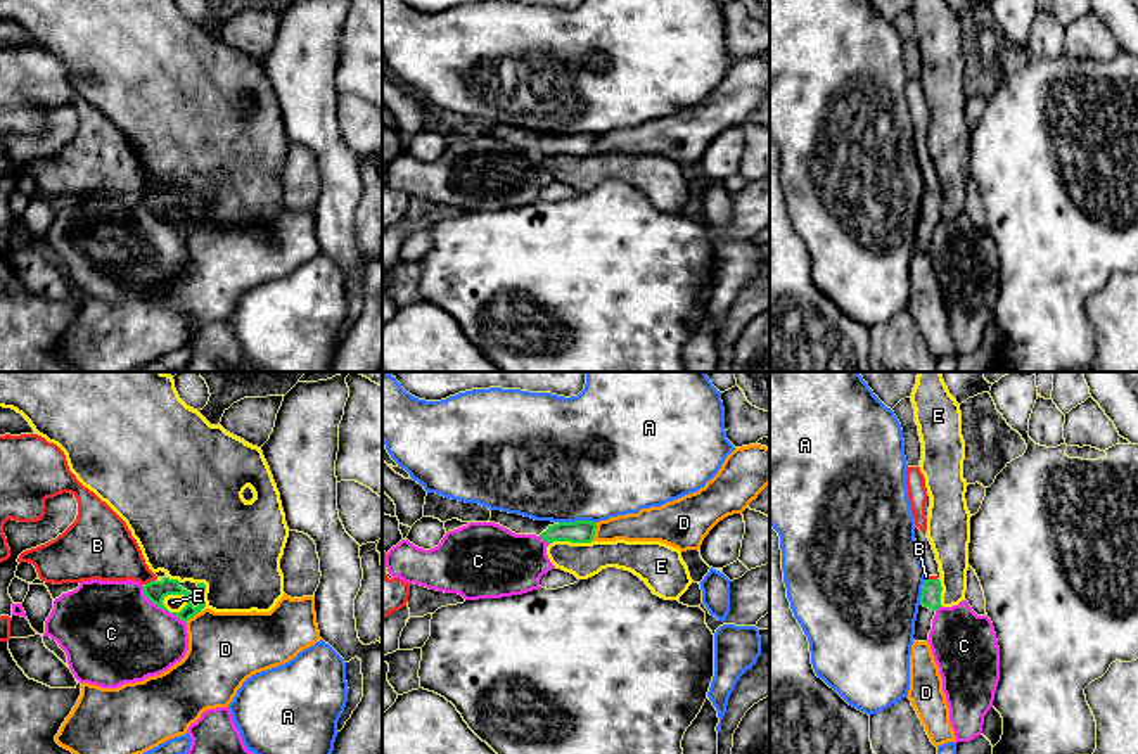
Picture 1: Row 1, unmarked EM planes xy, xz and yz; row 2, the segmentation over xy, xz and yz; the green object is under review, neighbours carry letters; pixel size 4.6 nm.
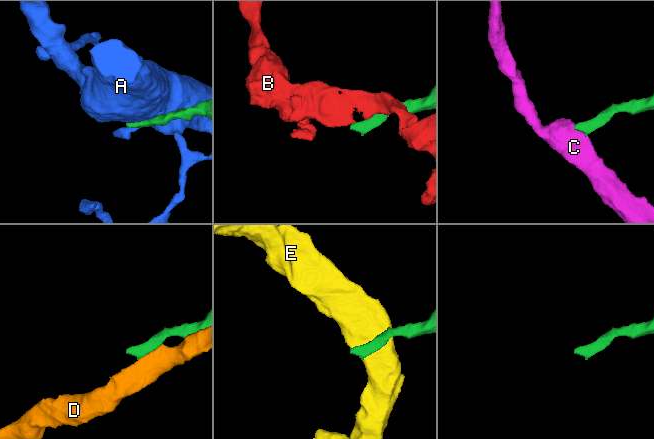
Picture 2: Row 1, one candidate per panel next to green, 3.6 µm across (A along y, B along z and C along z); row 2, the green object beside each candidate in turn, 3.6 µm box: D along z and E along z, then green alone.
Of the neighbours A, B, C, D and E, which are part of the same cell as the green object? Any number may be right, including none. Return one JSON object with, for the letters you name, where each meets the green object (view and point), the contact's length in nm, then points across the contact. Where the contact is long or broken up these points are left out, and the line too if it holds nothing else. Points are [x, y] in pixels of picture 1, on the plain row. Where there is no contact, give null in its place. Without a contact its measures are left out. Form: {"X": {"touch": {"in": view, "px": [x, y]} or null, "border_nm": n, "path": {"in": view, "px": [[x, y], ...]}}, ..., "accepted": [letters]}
{"accepted": []}

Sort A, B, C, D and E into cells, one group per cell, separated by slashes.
A / B / C / D / E

